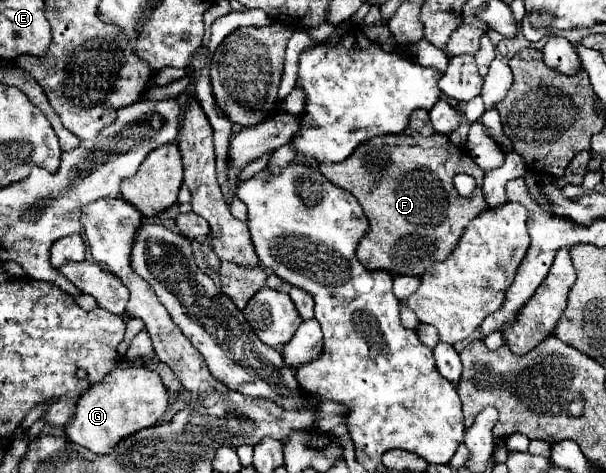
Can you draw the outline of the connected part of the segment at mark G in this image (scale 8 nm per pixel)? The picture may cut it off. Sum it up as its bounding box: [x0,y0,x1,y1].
[66,365,168,455]

